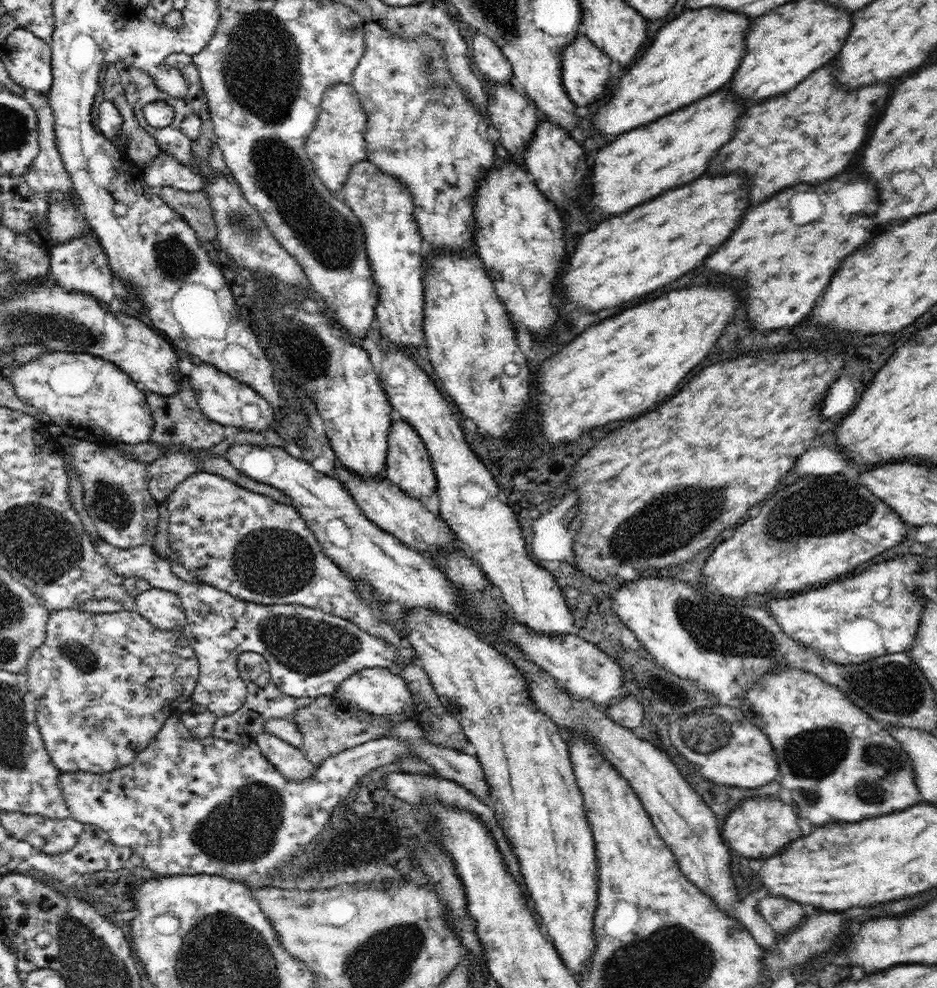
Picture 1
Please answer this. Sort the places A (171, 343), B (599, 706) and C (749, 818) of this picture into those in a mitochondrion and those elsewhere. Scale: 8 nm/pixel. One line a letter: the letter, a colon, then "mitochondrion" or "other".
A: other
B: other
C: other

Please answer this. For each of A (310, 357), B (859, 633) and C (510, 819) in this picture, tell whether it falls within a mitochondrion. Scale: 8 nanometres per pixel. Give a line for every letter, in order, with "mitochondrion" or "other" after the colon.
A: mitochondrion
B: other
C: other

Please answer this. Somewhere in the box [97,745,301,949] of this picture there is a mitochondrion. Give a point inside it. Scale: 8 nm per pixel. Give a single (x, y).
(242, 829)

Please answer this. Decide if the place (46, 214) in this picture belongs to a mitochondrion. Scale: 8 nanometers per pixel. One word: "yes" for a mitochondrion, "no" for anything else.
no

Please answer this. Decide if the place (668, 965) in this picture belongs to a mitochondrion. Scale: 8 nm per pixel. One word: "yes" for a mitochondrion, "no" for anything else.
yes

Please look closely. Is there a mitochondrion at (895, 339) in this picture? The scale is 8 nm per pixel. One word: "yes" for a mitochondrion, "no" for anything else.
no

